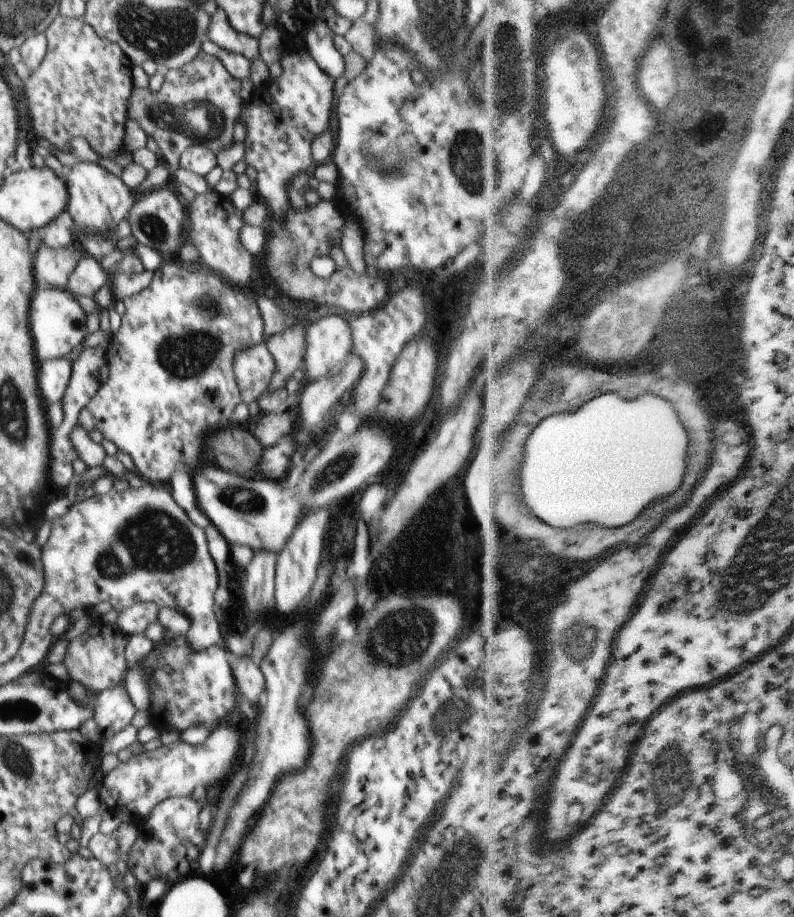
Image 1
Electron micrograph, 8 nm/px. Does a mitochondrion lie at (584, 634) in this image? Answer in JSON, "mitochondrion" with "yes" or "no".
{"mitochondrion":"yes"}

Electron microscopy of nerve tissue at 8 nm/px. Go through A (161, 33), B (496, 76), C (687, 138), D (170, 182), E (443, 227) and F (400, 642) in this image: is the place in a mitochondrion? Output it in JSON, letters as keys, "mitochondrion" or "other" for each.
{"A":"mitochondrion","B":"mitochondrion","C":"mitochondrion","D":"other","E":"other","F":"mitochondrion"}

